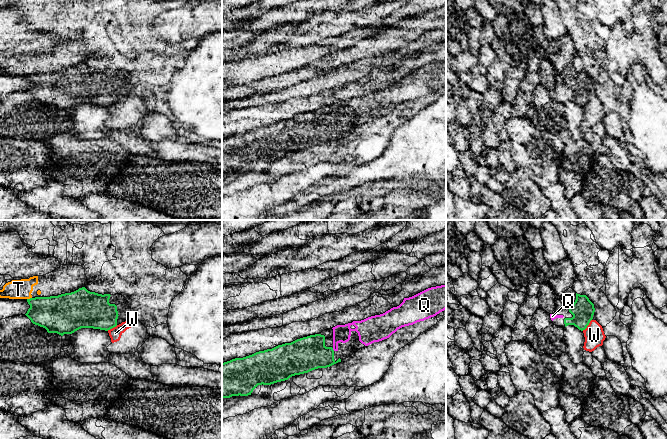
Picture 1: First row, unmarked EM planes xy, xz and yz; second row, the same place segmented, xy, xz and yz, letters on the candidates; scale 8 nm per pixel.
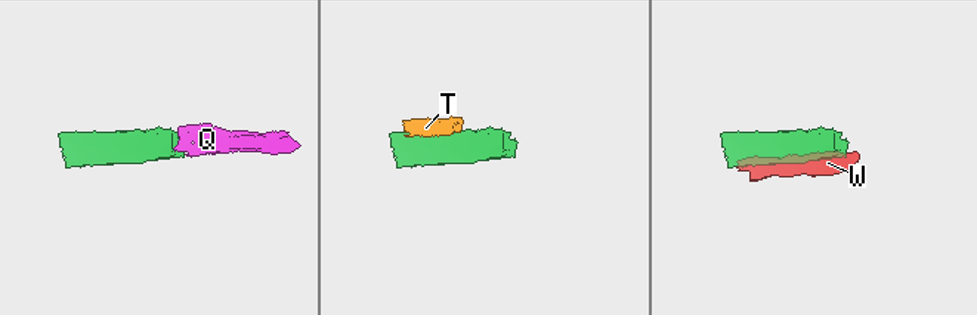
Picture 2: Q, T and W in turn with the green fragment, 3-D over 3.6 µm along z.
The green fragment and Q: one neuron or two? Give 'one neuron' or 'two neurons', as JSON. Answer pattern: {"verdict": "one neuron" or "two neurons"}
{"verdict": "one neuron"}

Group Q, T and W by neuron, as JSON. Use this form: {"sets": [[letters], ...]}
{"sets": [["Q"], ["T"], ["W"]]}

